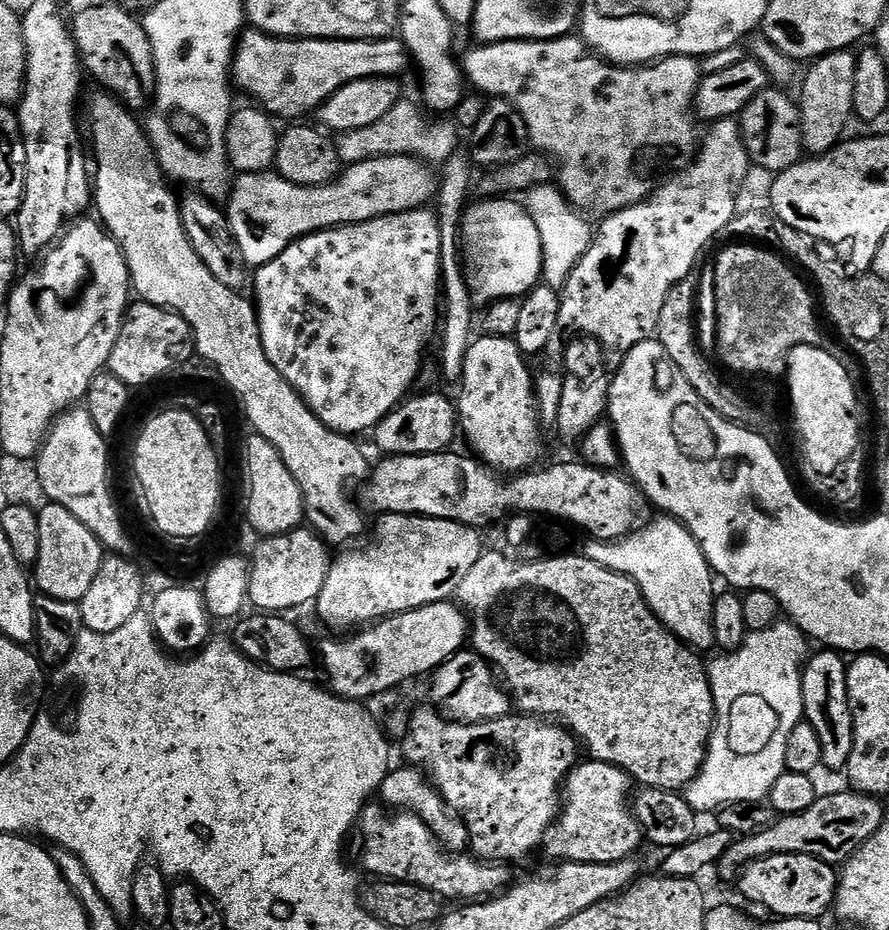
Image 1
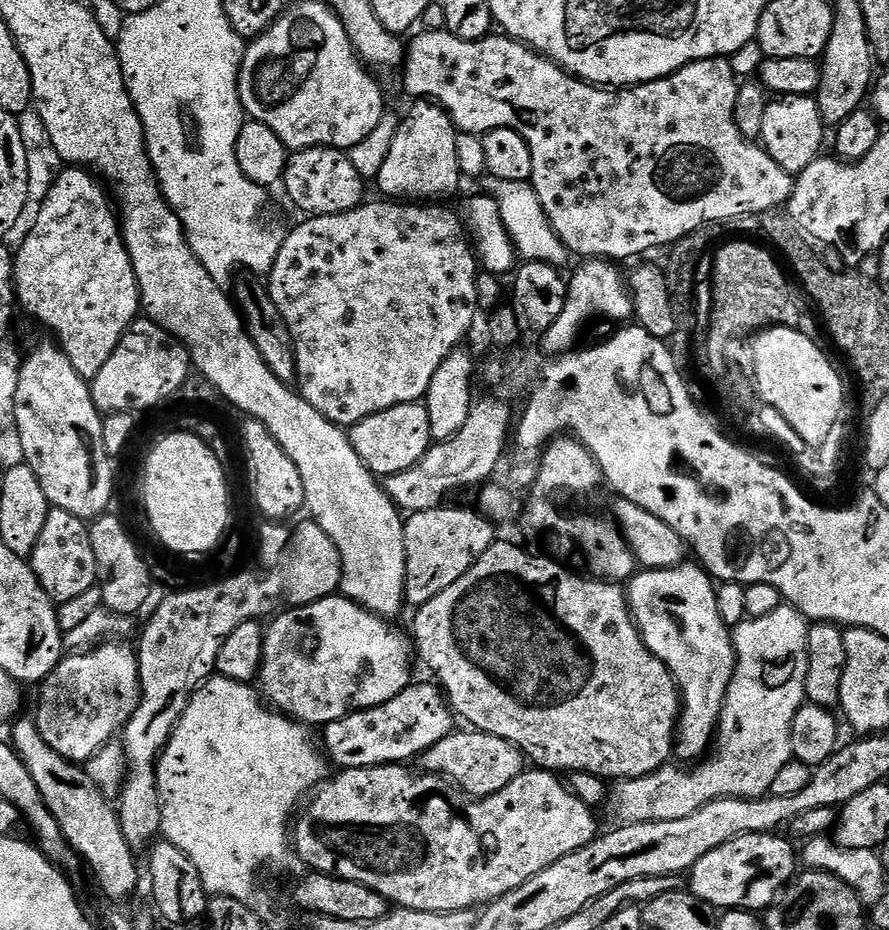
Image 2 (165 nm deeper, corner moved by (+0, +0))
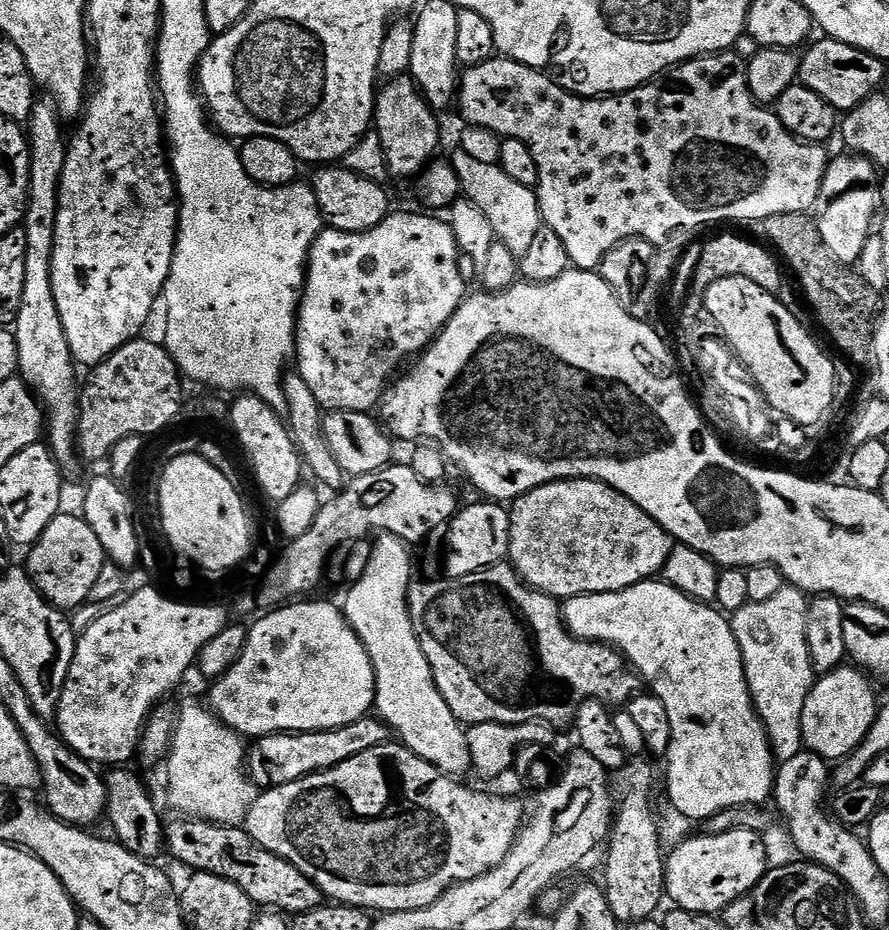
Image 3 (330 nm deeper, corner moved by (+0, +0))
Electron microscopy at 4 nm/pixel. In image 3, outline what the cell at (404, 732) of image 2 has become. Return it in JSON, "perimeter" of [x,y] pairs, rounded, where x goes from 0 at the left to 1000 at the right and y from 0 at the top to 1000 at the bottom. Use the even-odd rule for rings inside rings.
{"perimeter":[[[426,772],[400,774],[397,778],[390,778],[370,787],[335,787],[332,789],[312,787],[304,791],[291,792],[285,799],[288,800],[285,804],[282,801],[277,813],[277,829],[280,839],[289,848],[312,847],[337,839],[341,834],[361,830],[363,826],[380,824],[389,819],[389,815],[398,815],[398,811],[407,811],[421,802],[438,799],[438,796],[439,784]]]}

